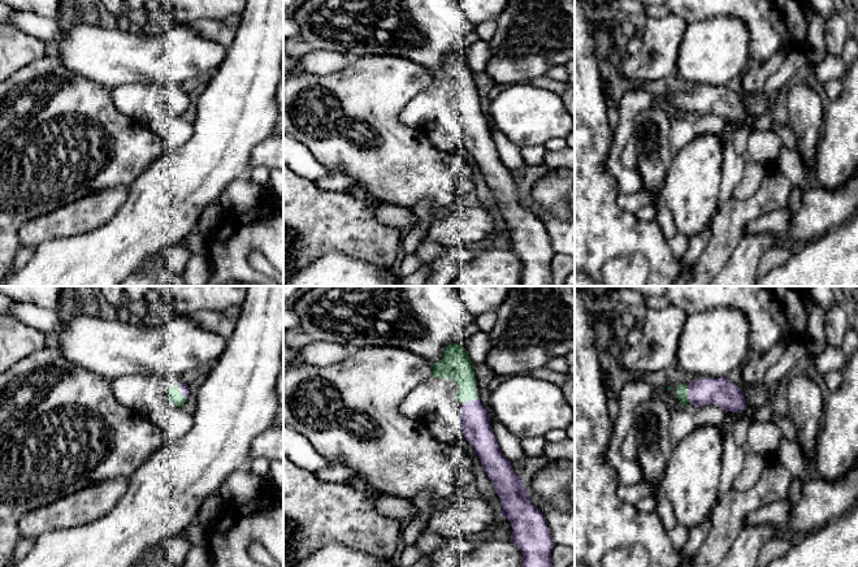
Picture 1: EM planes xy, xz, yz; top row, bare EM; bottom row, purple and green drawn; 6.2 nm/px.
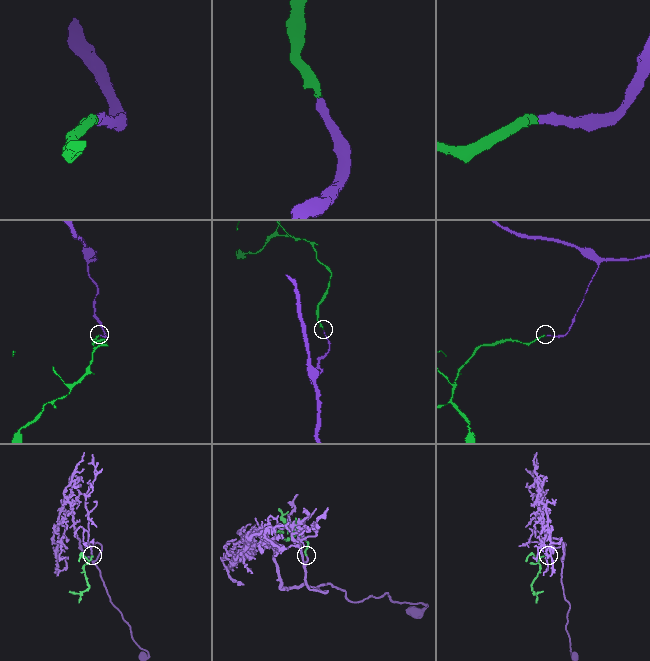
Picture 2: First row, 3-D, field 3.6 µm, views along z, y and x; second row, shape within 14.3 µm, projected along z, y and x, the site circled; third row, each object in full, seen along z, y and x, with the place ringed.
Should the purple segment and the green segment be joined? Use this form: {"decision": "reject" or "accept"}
{"decision": "accept"}

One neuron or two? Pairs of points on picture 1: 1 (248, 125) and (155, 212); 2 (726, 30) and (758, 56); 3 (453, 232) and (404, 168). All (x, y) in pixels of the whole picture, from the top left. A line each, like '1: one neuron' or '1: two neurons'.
1: one neuron
2: two neurons
3: two neurons

